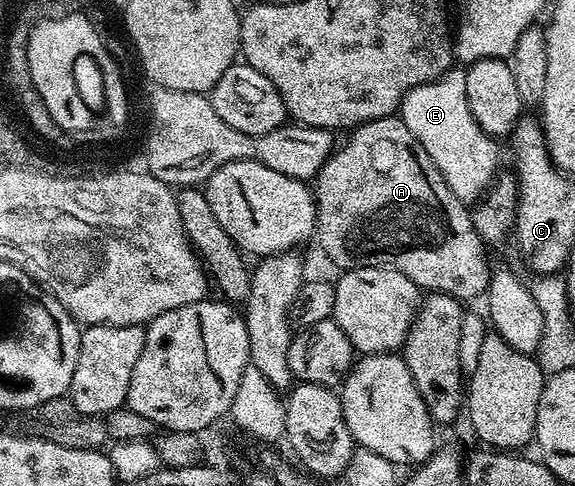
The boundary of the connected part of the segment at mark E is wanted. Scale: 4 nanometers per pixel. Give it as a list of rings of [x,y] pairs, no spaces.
[[[458,70],[443,72],[437,80],[414,86],[402,98],[398,109],[400,121],[418,138],[422,150],[430,154],[430,162],[438,166],[446,186],[454,190],[459,200],[476,202],[488,191],[498,175],[496,167],[500,156],[496,153],[497,141],[488,136],[482,126],[470,114],[470,102],[466,102],[466,78]]]

